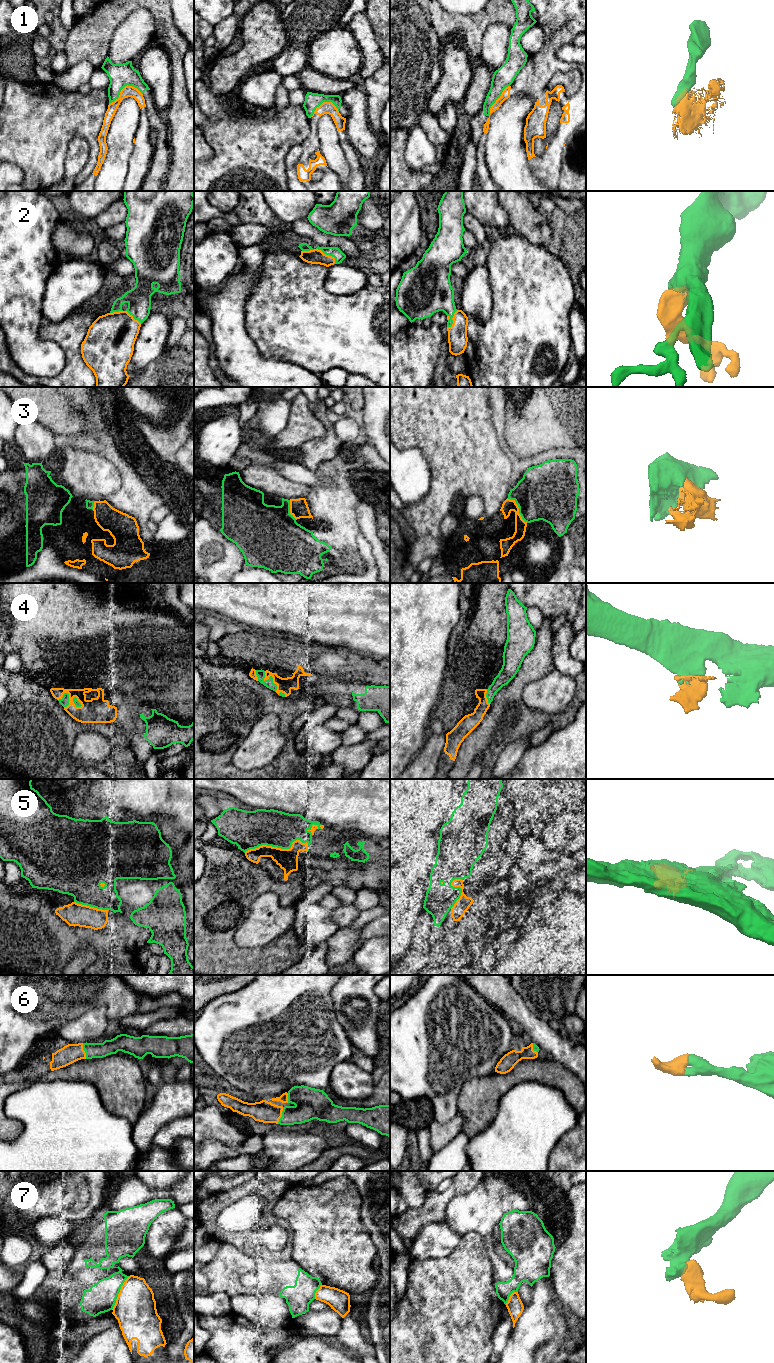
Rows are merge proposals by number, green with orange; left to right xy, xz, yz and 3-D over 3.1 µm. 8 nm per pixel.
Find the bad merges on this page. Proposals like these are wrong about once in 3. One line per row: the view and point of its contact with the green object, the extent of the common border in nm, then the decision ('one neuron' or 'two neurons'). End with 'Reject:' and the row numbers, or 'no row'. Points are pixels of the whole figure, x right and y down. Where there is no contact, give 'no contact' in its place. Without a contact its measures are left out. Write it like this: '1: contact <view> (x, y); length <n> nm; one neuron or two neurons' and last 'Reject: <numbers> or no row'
1: contact xy (123, 87); length 280 nm; two neurons
2: contact yz (452, 320); length 170 nm; one neuron
3: contact yz (519, 509); length 260 nm; one neuron
4: contact xz (272, 677); length 190 nm; one neuron
5: contact xz (277, 847); length 550 nm; two neurons
6: contact xz (282, 1115); length 140 nm; one neuron
7: contact xy (118, 1293); length 300 nm; two neurons
Reject: 1, 5, 7

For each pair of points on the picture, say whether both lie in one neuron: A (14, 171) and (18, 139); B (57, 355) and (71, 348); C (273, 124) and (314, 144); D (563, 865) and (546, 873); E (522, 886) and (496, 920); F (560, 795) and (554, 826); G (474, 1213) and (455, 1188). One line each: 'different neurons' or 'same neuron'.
A: different neurons
B: different neurons
C: different neurons
D: same neuron
E: different neurons
F: different neurons
G: different neurons

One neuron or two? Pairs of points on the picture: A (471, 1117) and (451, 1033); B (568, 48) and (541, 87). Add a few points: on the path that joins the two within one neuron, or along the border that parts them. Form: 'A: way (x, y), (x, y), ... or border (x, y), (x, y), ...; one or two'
A: border (485, 1075), (475, 1075), (463, 1085), (457, 1107); two
B: border (561, 43), (555, 56), (566, 62), (575, 62); two

